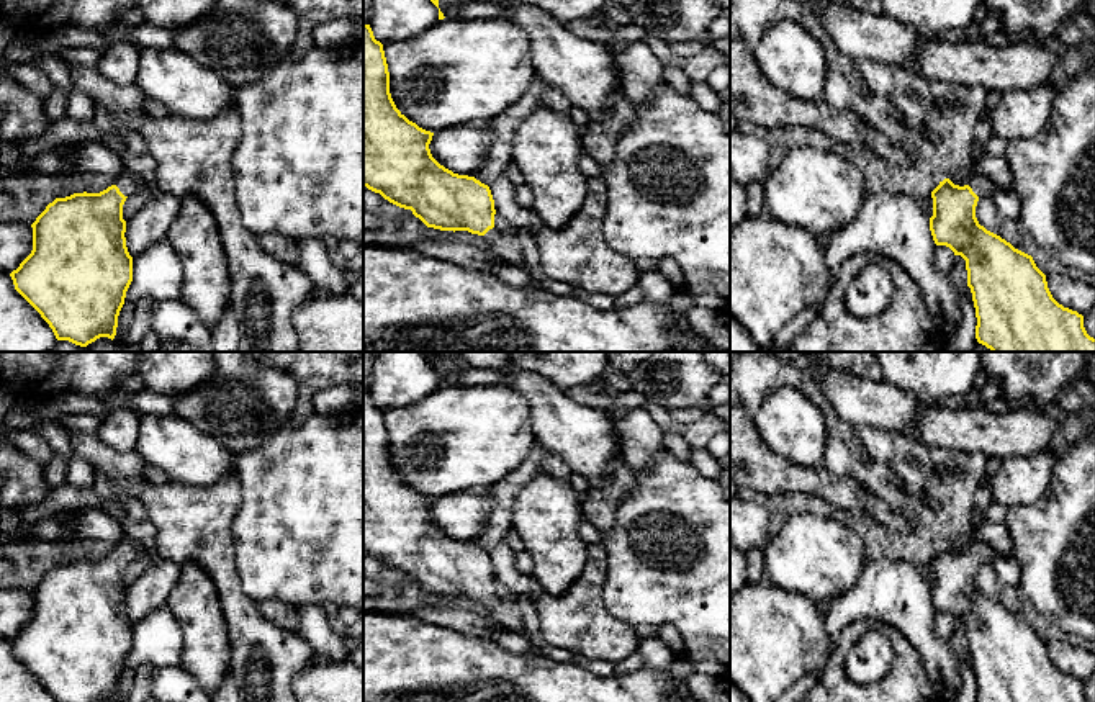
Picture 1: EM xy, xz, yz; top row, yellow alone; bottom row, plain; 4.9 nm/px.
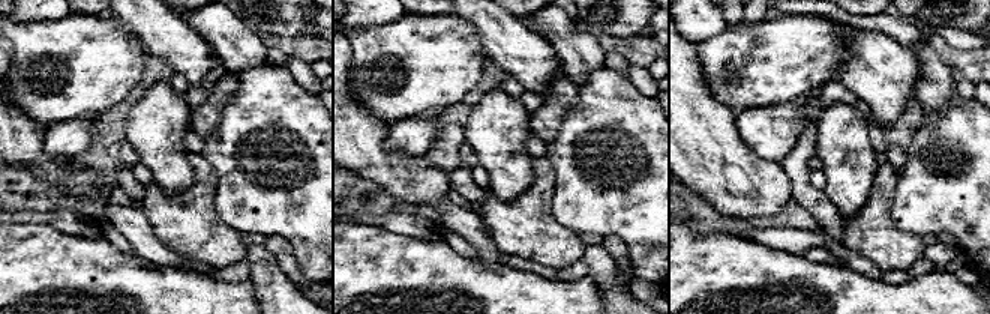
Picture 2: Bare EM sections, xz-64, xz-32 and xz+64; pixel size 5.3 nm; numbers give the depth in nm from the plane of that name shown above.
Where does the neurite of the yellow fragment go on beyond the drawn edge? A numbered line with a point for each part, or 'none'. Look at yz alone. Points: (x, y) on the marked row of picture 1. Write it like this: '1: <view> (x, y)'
1: yz (981, 185)

